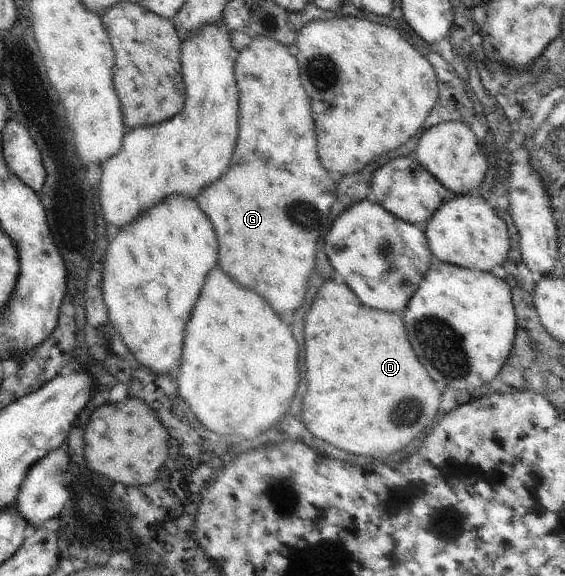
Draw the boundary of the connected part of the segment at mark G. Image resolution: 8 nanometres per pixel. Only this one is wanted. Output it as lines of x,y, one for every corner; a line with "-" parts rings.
263,35
252,38
251,43
238,52
234,69
239,91
239,137
235,155
229,173
197,197
201,211
209,217
215,229
221,269
245,289
259,293
271,307
275,307
277,315
283,315
285,311
293,313
301,307
315,269
317,239
325,217
329,217
331,205
335,203
331,175
327,175
319,163
311,103
299,81
295,57
286,45

